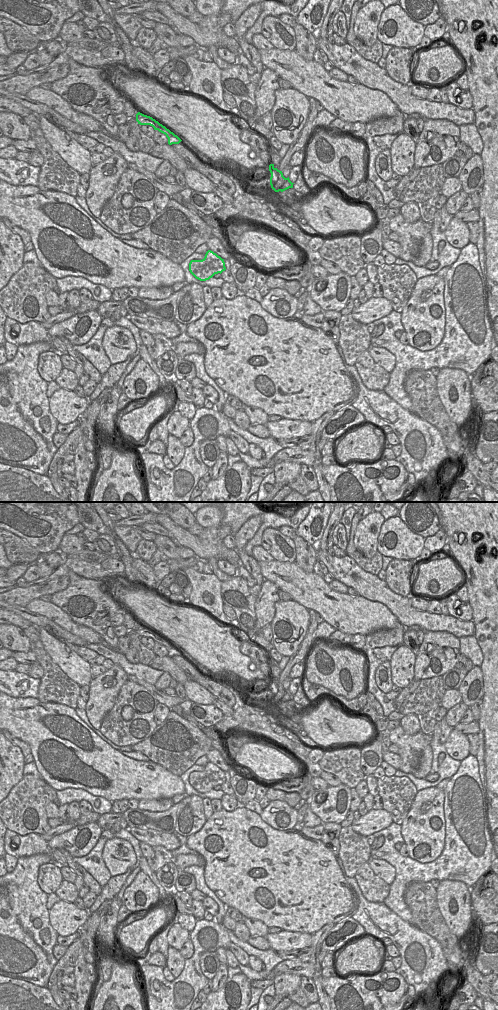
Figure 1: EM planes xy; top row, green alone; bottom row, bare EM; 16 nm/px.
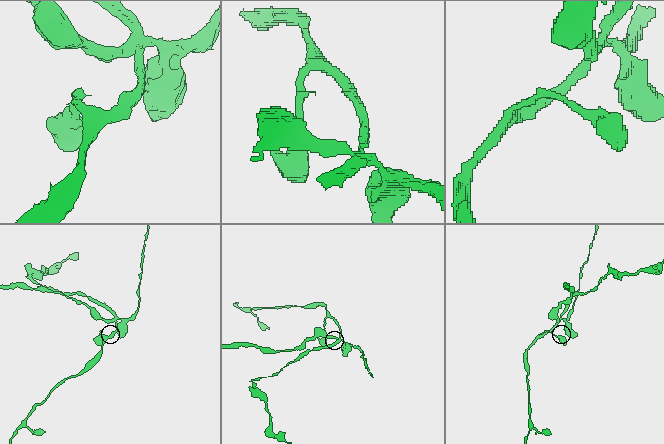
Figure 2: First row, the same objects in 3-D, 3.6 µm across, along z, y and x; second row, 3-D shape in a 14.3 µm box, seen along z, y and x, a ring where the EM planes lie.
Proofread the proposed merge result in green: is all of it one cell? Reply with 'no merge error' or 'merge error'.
merge error

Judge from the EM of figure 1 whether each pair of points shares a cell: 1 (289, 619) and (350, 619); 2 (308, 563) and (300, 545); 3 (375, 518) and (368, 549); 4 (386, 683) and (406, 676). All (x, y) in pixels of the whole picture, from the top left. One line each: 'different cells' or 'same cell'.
1: different cells
2: same cell
3: same cell
4: different cells

